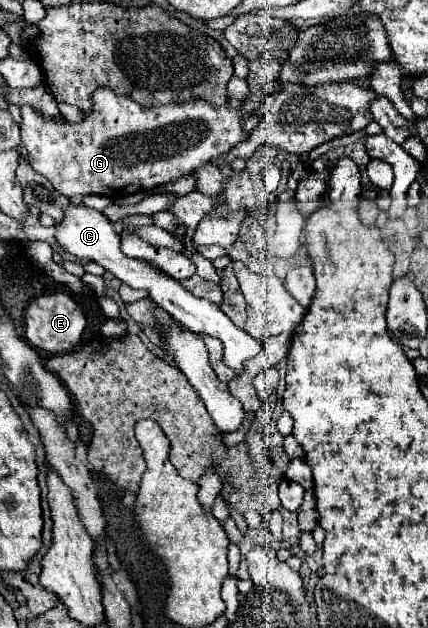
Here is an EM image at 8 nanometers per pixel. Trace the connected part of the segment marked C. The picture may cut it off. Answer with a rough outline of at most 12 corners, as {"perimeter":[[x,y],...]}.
{"perimeter":[[68,205],[58,245],[150,297],[194,333],[224,343],[240,375],[264,347],[214,303],[120,251],[96,209]]}

